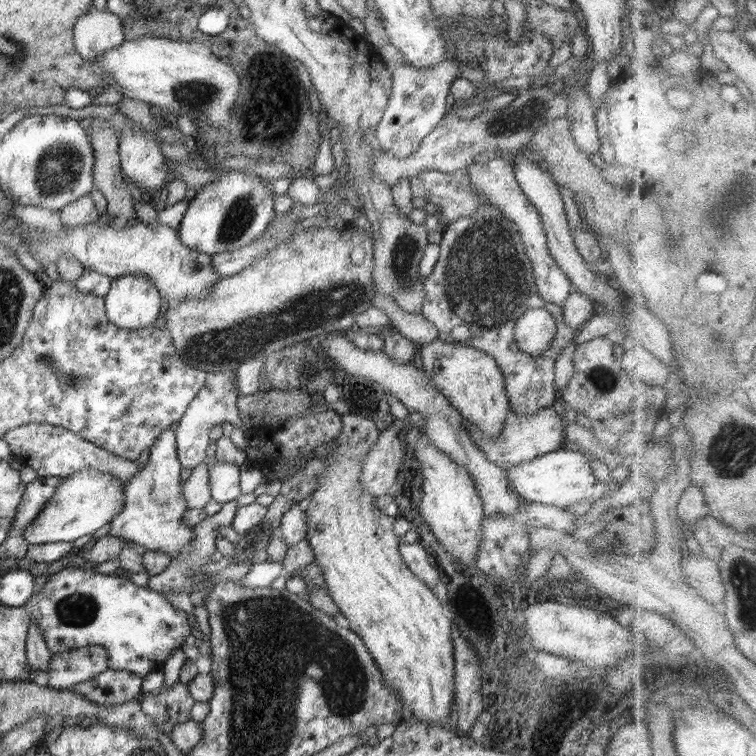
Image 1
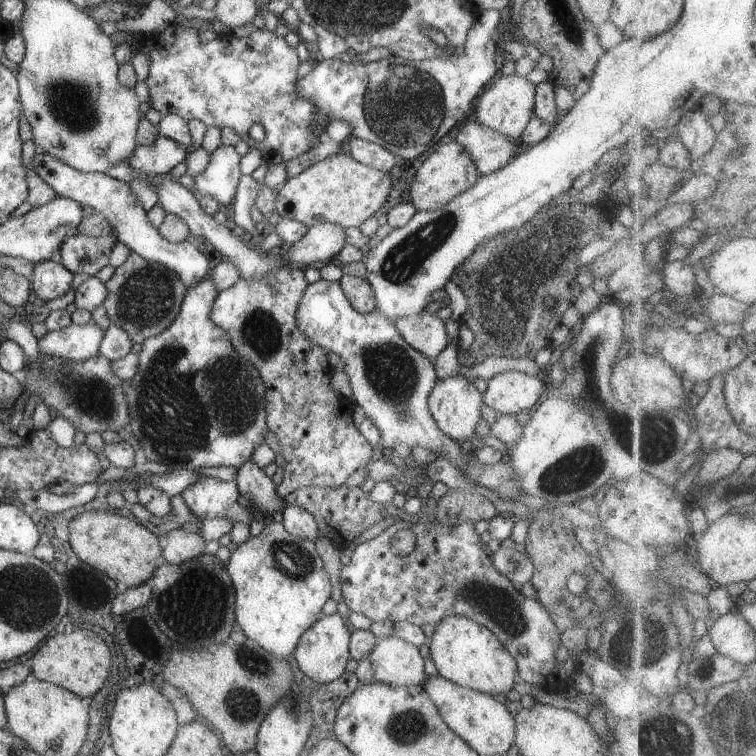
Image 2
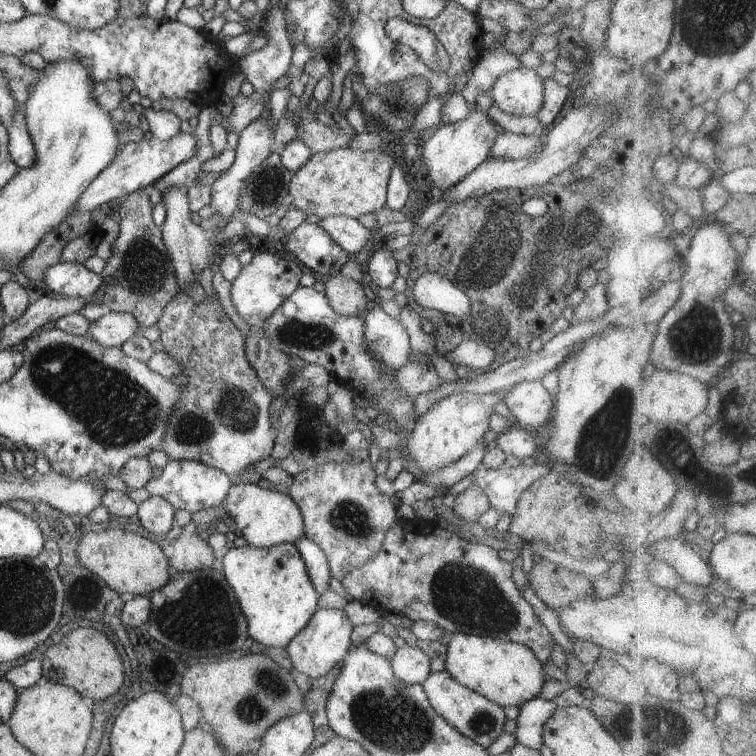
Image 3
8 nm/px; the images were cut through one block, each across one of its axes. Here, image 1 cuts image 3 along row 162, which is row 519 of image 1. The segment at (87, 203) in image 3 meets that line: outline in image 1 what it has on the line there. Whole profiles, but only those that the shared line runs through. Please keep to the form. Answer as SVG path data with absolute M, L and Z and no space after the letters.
M169 428L158 435L156 443L148 450L145 461L141 471L124 485L124 504L122 510L109 522L108 534L122 538L135 546L141 544L148 551L169 554L172 560L186 545L189 545L195 531L195 526L188 526L183 522L183 514L188 508L181 493L182 465L177 455L174 430Z

